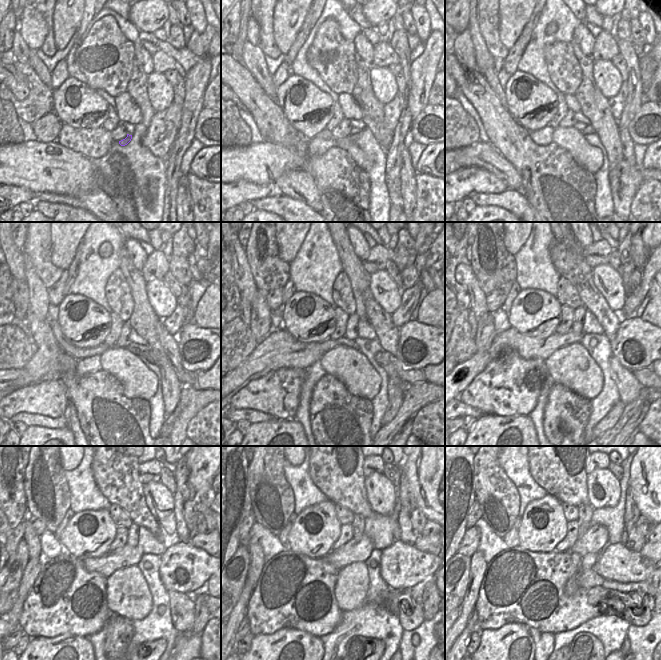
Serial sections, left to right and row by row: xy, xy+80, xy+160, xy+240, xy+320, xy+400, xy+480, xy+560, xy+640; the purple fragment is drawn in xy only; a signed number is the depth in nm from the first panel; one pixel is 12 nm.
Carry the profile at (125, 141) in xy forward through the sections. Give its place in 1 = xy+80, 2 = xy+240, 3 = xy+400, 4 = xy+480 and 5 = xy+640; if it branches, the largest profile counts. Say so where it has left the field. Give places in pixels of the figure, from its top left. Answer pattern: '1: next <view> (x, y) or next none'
1: next xy+80 (355, 137)
2: next xy+240 (153, 356)
3: next xy+400 (628, 386)
4: next xy+480 (182, 607)
5: next xy+640 (644, 617)

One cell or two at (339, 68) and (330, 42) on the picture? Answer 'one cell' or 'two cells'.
one cell

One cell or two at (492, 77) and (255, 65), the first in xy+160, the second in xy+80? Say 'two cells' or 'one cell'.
one cell

